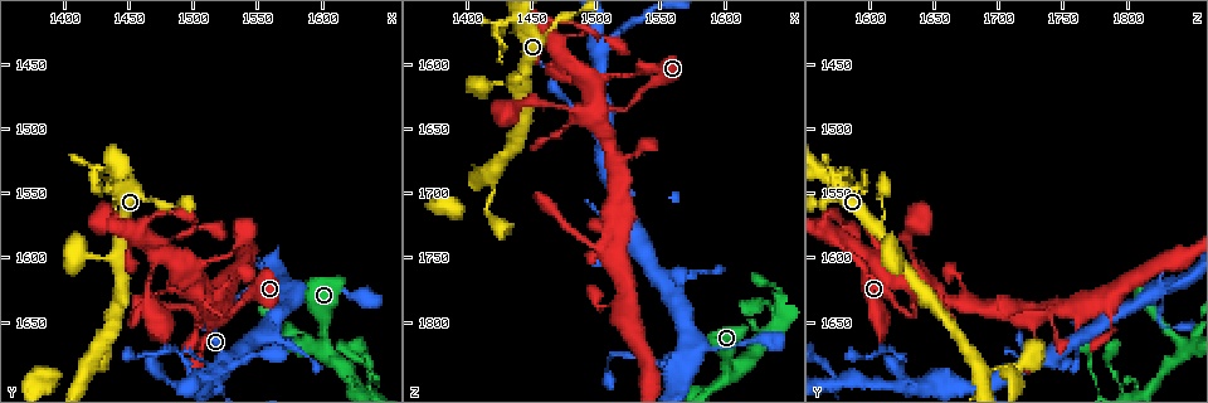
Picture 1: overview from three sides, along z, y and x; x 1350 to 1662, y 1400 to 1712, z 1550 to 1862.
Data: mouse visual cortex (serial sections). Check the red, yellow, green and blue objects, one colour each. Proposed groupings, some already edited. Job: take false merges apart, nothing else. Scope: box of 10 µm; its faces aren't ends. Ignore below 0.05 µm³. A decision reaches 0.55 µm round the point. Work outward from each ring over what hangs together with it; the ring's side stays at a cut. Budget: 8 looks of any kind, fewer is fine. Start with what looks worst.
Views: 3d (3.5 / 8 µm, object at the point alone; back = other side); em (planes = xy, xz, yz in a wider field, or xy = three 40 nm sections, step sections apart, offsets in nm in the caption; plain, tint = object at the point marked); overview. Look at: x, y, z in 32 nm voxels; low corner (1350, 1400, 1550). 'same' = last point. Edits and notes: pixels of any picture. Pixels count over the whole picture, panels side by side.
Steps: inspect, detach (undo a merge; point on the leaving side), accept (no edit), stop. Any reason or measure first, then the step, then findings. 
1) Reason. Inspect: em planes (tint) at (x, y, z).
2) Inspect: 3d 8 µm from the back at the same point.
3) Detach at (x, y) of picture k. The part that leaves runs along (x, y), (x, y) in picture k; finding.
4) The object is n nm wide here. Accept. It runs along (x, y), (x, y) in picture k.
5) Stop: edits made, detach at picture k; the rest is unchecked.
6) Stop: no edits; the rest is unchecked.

Sharp bend. Inspect: 3d 3.5 µm at (1506, 1630, 1634).

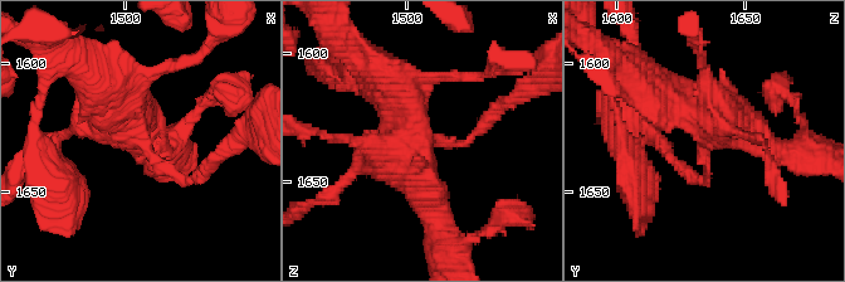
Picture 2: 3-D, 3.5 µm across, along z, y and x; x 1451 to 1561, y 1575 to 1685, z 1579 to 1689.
Need the tissue. Inspect: em xy step 1 (tint) at (1505, 1630, 1635).

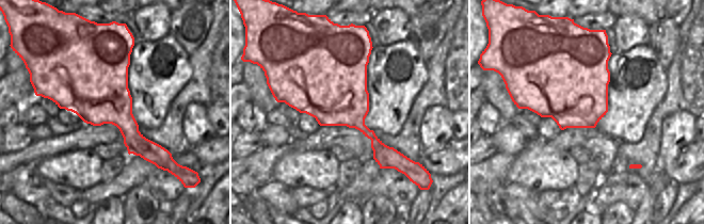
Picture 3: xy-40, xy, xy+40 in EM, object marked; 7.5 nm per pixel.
Accept. It runs along (467, 141), (409, 155), (435, 225) in picture 2; all the same cell.

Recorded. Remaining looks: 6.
Small branch off a trunk. Inspect: 3d 3.5 µm at (1602, 1672, 1842).

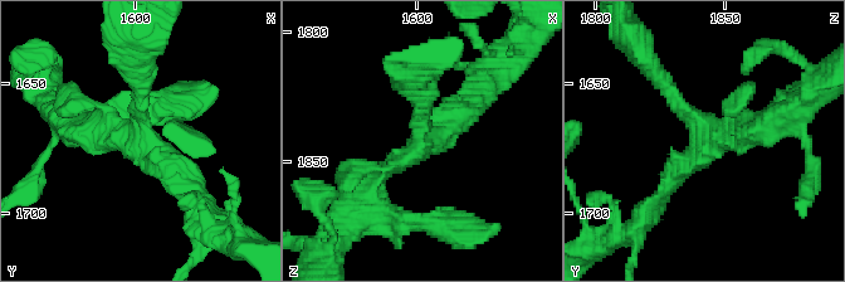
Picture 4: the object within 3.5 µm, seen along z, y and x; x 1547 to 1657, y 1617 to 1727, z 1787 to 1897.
4 arms meet here; the arms are 150, 250, 250, 350 nm wide. Inspect: em xy step 3 (tint) at (1603, 1670, 1844).

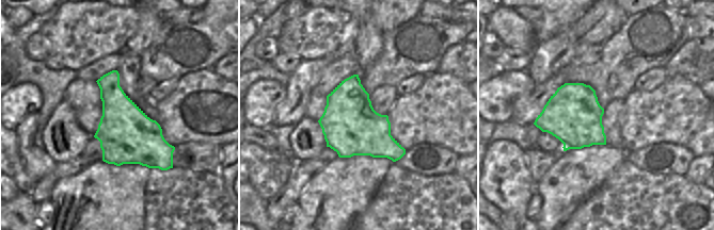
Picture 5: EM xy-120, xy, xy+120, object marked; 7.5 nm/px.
Accept. It runs along (138, 68), (142, 141), (189, 191) in picture 4; one cell here.

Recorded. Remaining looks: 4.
Calibre changes. Inspect: 3d 8 µm at (1640, 1692, 1794).

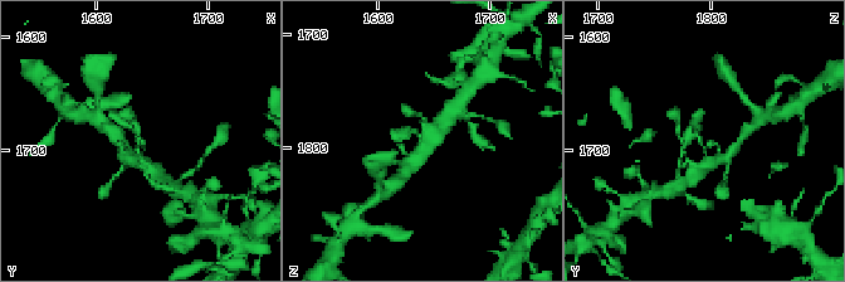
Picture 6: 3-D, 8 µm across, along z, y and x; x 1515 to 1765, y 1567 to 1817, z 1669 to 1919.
Inspect: em xy step 2 (tint) at the same point.

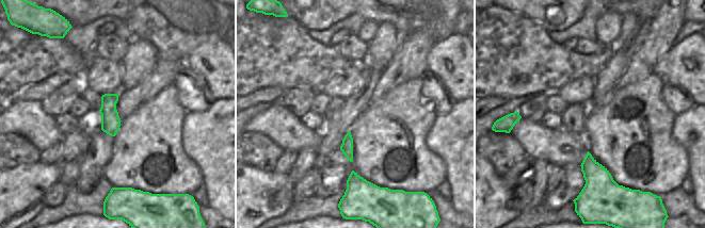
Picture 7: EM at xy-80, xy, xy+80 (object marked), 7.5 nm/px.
Accept. It runs along (722, 163), (709, 163), (694, 129), (698, 116) in picture 6; continuous, no second cell.

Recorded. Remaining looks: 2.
Stop: no edits; the rest is unchecked.

